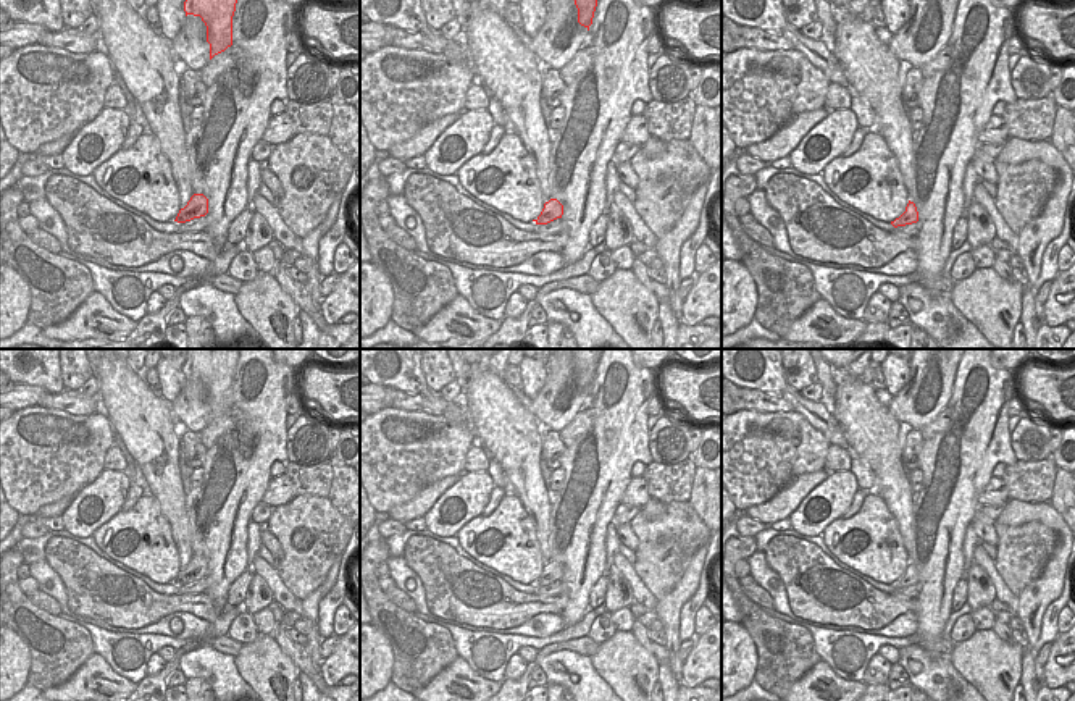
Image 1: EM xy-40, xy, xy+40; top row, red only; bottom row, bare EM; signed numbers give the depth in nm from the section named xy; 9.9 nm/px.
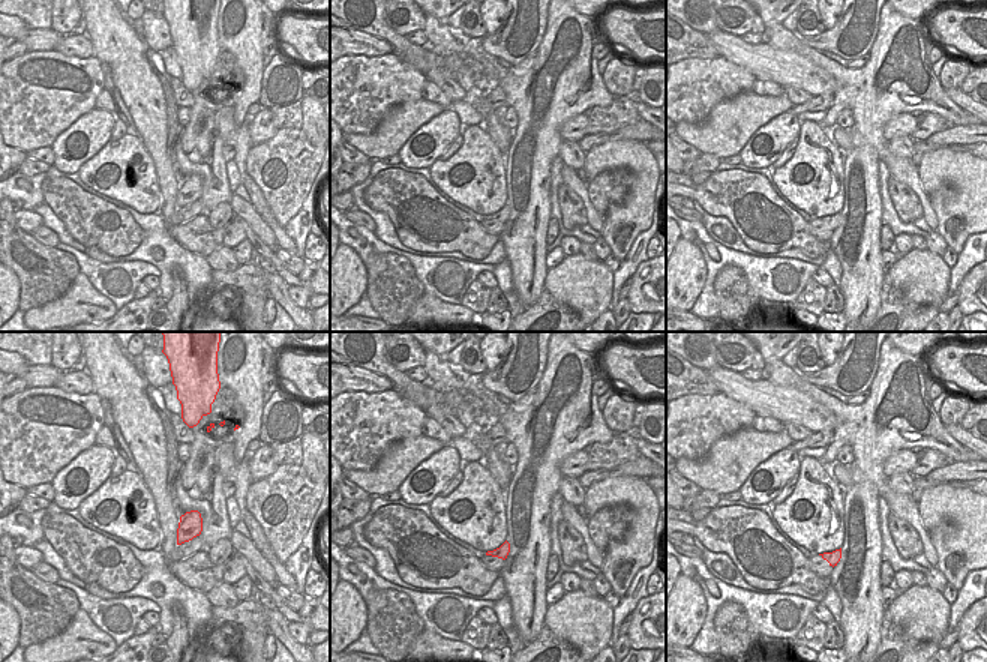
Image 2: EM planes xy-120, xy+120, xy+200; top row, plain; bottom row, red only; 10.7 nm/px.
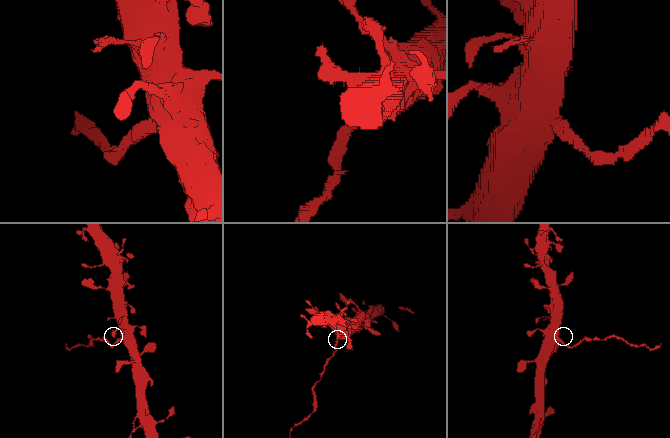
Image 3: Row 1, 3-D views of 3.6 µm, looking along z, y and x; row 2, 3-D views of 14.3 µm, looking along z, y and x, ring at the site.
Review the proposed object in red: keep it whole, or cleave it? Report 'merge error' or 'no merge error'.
merge error

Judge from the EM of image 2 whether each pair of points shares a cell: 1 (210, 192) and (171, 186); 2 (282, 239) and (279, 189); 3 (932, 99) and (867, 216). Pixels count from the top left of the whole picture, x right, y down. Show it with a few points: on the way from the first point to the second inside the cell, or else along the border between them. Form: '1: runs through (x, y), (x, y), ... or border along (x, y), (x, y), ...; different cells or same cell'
1: border along (176, 174), (179, 183); different cells
2: border along (263, 197), (273, 216), (284, 227); different cells
3: runs through (894, 102), (869, 128), (866, 179); same cell

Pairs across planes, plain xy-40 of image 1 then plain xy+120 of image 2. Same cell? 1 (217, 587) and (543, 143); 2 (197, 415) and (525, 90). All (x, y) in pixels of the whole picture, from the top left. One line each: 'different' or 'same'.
1: same
2: different

